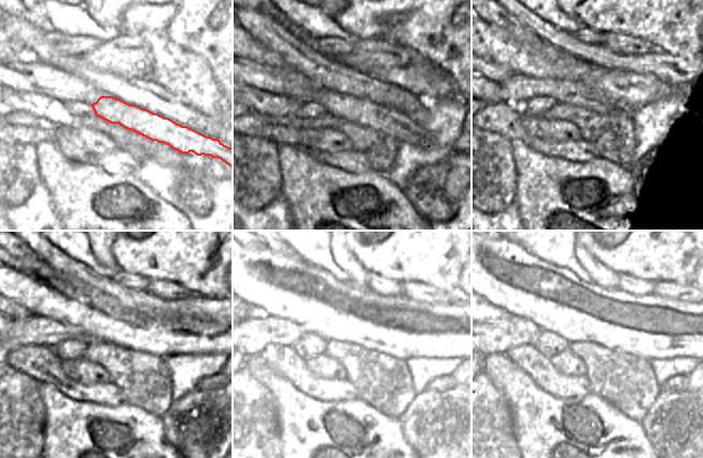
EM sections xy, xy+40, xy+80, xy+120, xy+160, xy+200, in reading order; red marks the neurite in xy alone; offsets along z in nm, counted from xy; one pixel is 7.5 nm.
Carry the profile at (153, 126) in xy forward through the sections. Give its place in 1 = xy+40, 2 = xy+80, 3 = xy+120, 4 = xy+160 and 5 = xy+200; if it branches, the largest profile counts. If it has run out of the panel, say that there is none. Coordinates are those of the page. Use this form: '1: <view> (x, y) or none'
1: xy+40 (398, 126)
2: xy+80 (518, 89)
3: xy+120 (38, 330)
4: xy+160 (254, 334)
5: xy+200 (493, 336)

